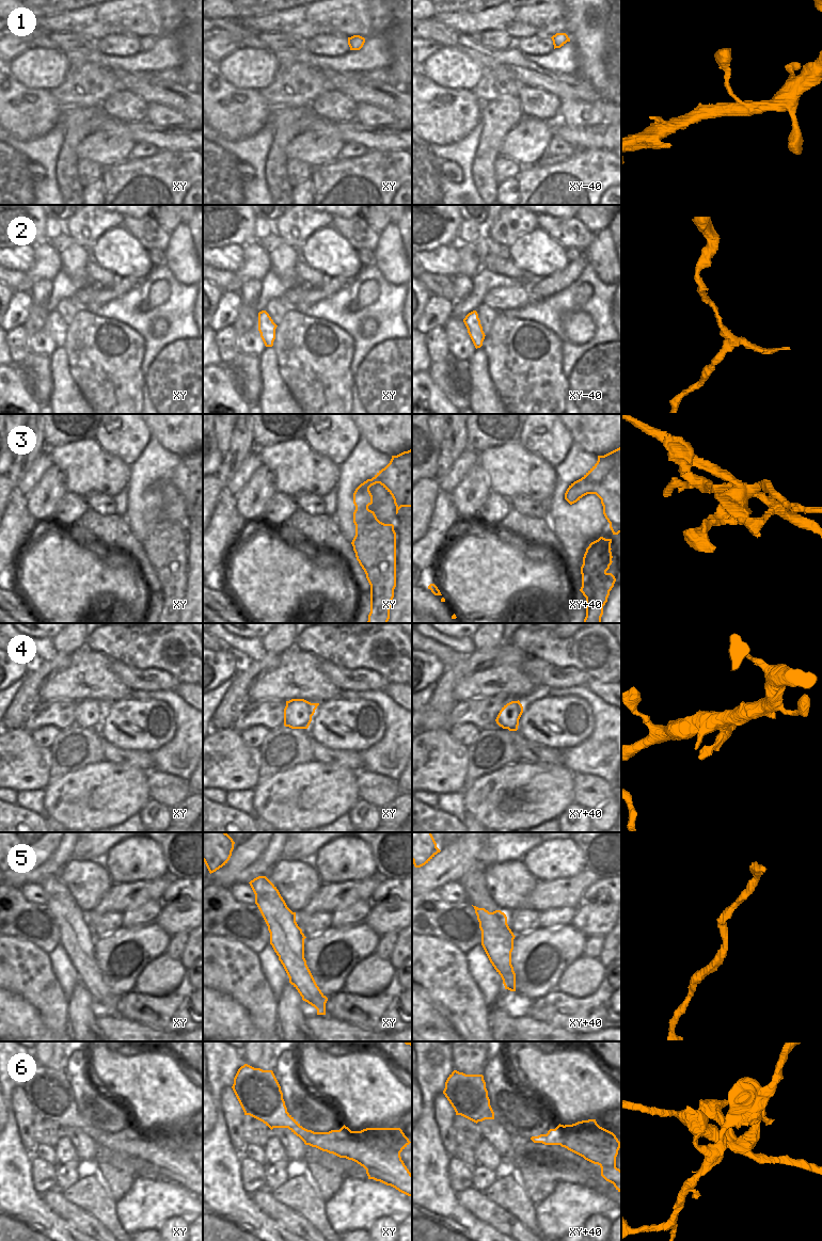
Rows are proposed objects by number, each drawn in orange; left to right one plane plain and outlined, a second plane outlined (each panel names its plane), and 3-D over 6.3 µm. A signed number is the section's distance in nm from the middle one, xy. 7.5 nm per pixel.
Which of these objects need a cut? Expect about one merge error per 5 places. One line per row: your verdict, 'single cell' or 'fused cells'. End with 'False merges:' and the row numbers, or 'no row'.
1: single cell
2: single cell
3: fused cells
4: fused cells
5: single cell
6: fused cells
False merges: 3, 4, 6

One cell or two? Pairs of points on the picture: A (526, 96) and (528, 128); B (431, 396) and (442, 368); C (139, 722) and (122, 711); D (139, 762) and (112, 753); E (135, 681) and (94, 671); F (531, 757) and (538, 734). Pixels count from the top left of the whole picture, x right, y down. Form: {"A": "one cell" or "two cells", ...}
{"A": "two cells", "B": "two cells", "C": "one cell", "D": "one cell", "E": "two cells", "F": "two cells"}

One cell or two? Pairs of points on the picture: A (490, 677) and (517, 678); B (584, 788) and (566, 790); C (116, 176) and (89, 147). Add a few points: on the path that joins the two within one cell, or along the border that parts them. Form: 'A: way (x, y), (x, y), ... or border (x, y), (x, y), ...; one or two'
A: way (496, 678), (510, 678); one
B: border (573, 774), (574, 795); two
C: border (130, 157), (104, 169); two

